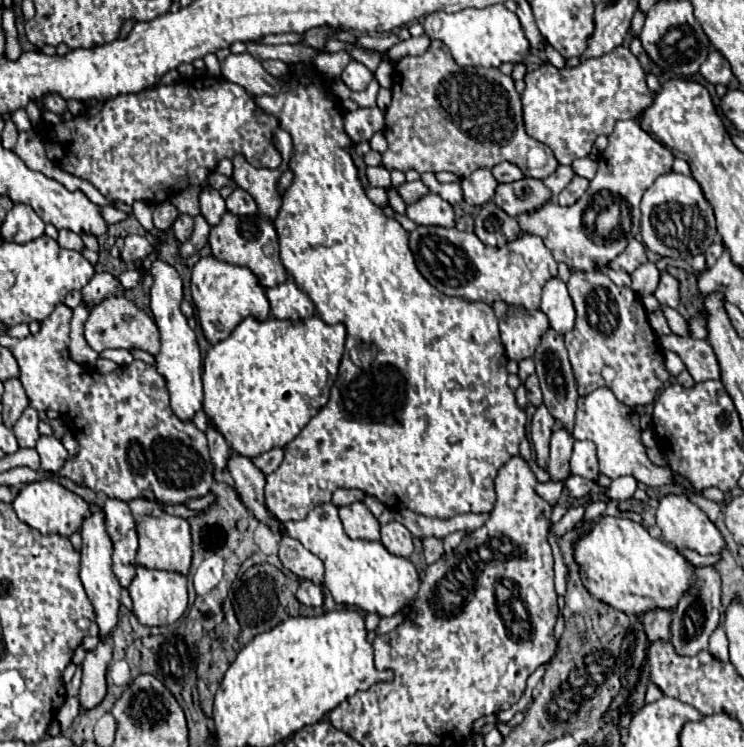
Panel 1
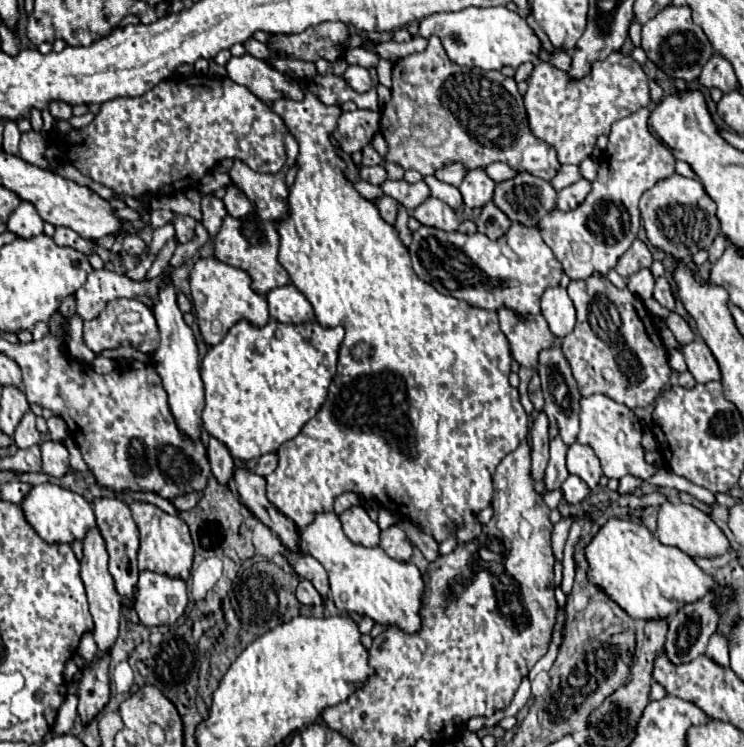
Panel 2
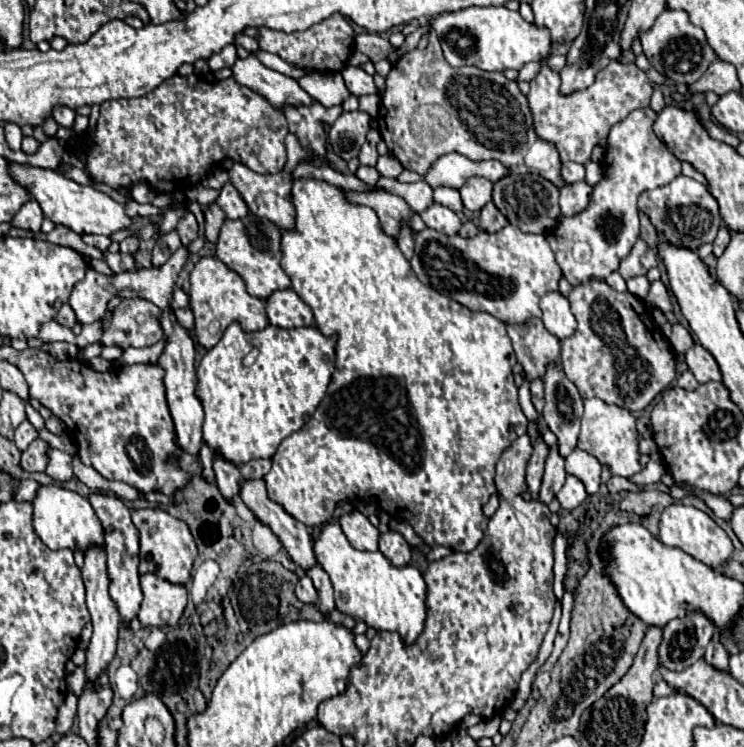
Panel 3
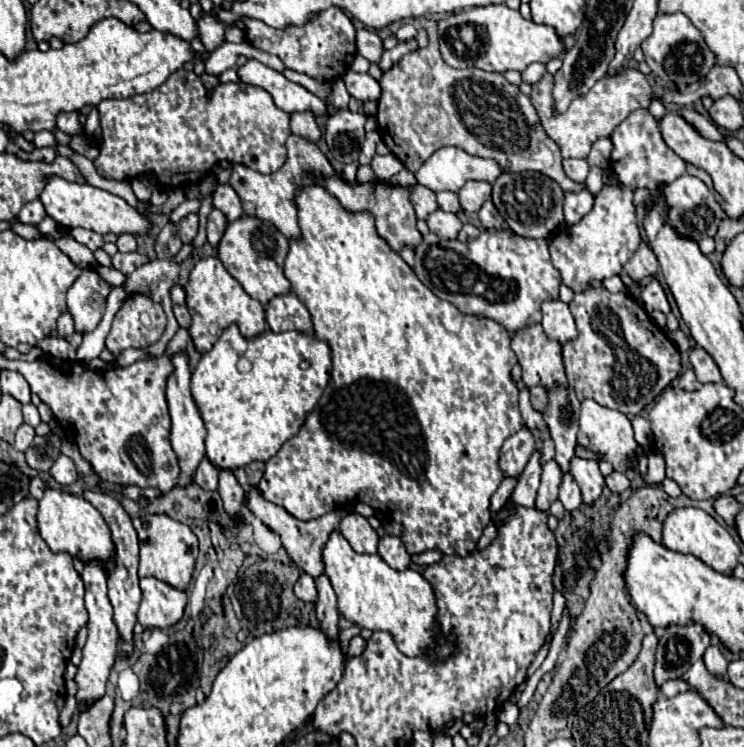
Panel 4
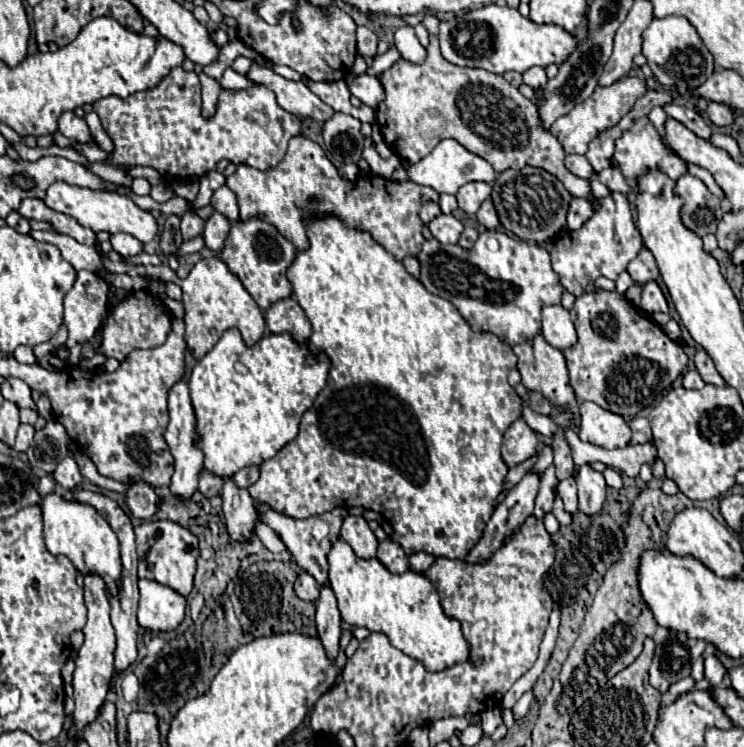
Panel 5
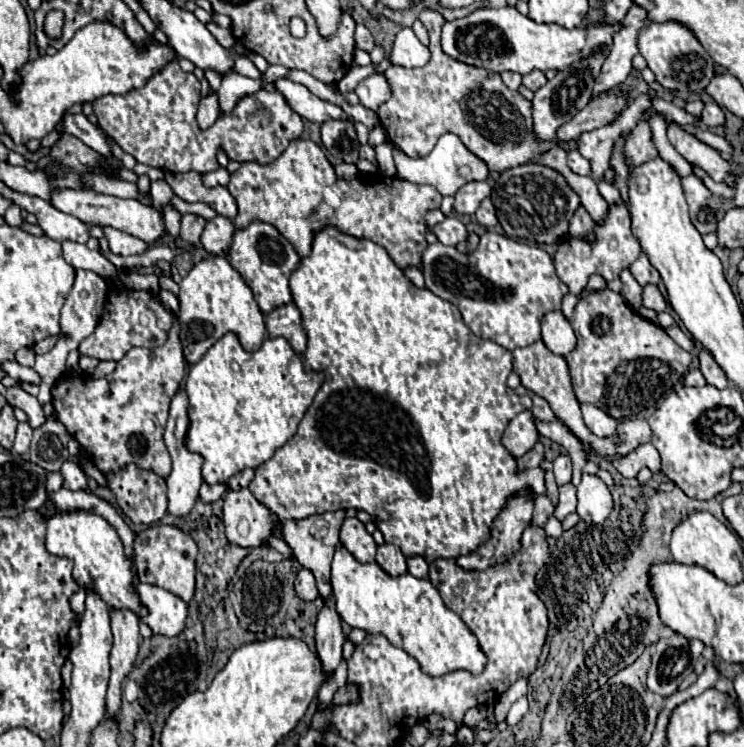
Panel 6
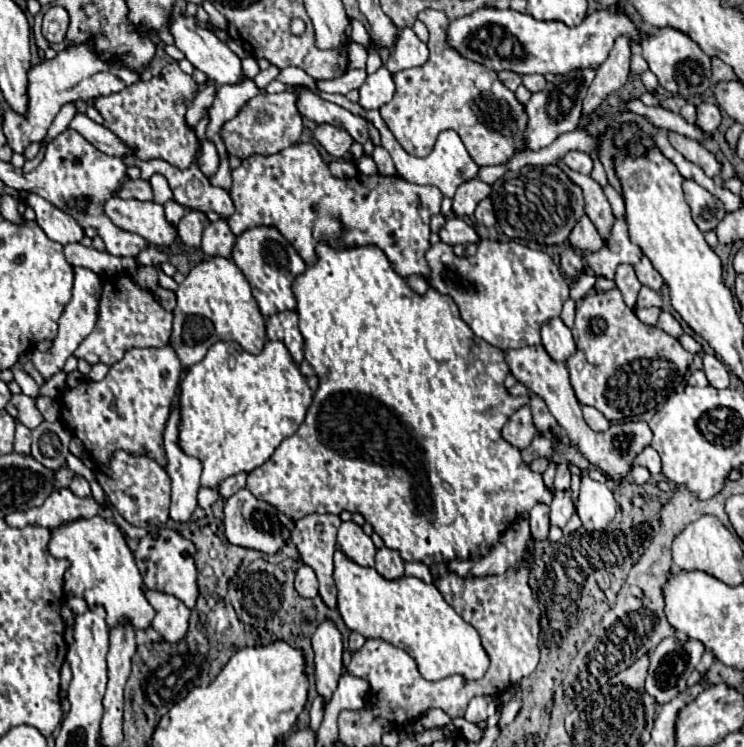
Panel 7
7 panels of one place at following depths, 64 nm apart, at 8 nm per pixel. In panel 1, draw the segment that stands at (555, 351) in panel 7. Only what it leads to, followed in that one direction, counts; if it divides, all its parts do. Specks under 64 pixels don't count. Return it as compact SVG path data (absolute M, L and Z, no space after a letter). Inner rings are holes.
M552 278L546 282L542 290L540 310L548 316L550 328L556 330L558 334L566 334L568 330L574 328L576 312L574 312L568 288L560 278Z

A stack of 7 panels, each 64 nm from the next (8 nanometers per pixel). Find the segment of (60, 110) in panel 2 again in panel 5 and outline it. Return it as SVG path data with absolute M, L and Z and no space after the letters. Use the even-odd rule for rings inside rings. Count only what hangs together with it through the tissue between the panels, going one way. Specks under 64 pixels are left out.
M64 112L58 120L58 128L70 140L76 140L76 142L82 142L82 144L96 144L86 120L78 118L74 112Z

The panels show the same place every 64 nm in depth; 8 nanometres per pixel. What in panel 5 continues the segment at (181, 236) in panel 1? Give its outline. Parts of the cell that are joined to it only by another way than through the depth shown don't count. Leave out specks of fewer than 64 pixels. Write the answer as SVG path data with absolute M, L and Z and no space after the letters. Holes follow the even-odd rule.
M186 212L182 216L182 238L192 240L204 232L204 220L198 218L194 212Z

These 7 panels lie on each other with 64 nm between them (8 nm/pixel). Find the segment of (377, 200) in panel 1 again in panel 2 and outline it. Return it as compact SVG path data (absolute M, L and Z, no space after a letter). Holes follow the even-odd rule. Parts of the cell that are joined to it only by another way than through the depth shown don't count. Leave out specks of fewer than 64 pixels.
M364 180L353 182L355 189L366 199L374 200L383 196L380 186L372 185Z

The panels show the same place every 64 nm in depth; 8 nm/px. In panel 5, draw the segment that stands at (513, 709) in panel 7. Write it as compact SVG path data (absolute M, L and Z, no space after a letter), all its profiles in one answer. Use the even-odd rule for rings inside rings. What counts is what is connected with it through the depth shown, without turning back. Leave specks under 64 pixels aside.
M526 692L512 708L512 714L514 714L514 720L520 720L528 714L528 708L530 708L530 700L532 700L532 692Z

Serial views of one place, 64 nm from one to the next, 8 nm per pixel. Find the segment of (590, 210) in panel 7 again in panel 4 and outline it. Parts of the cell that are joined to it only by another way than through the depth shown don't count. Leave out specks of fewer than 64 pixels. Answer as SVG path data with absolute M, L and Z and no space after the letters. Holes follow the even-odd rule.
M424 20L422 26L428 32L430 44L424 50L406 54L380 78L382 96L378 100L376 120L378 132L390 152L402 160L410 172L416 172L440 146L458 146L472 156L496 160L504 172L538 170L556 180L564 192L584 190L584 184L574 182L562 170L560 148L546 136L530 98L502 74L448 66L438 50L436 20ZM536 142L548 146L552 152L552 166L544 168L542 162L530 158L532 144Z

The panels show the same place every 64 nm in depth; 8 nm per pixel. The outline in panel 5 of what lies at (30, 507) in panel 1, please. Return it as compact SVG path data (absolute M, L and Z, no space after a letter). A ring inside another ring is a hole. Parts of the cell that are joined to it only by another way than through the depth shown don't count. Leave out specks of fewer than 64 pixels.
M48 494L42 500L44 516L44 540L50 554L62 554L72 560L80 574L96 574L104 580L108 596L118 596L122 578L120 546L110 524L88 504L68 502L58 494Z

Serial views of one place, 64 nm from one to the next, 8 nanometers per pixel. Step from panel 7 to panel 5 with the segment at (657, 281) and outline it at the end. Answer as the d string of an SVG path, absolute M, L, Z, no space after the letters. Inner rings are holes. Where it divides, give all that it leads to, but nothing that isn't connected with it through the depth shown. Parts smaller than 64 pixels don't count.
M642 248L638 252L638 256L628 264L628 274L632 276L634 282L638 284L646 284L650 280L658 280L660 272L658 272L658 266L654 262L654 256L650 254L650 250Z

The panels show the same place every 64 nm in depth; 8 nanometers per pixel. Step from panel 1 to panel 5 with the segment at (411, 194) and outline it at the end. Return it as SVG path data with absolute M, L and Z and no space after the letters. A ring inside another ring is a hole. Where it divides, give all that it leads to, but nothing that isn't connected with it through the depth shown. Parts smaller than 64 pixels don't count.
M426 202L426 204L422 206L420 218L422 218L422 222L424 222L424 224L428 224L428 222L430 222L430 220L434 220L438 214L442 214L442 212L440 212L440 206L438 206L436 202Z

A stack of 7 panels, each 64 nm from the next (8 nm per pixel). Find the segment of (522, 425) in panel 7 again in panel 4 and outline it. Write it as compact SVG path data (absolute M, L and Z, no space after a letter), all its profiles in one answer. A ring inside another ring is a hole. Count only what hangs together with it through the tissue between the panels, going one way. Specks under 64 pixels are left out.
M522 426L522 430L504 440L500 452L500 468L504 470L506 476L520 476L534 450L536 450L534 436L526 426Z

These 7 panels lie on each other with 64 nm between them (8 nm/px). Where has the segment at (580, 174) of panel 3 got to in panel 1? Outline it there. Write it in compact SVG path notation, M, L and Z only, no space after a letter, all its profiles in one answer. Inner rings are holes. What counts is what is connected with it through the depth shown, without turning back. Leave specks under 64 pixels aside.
M558 166L558 170L556 170L552 176L544 178L544 184L552 190L554 200L556 200L556 196L570 184L570 180L572 180L574 176L576 176L576 174L574 174L574 168L572 168L572 166Z

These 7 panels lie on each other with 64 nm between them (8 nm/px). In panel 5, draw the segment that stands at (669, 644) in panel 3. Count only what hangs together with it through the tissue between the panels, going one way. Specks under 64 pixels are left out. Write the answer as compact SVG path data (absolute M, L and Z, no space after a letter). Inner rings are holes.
M672 632L660 646L660 654L654 654L650 666L650 686L658 692L668 692L668 688L690 674L692 664L704 652L704 640L690 640L686 634Z

